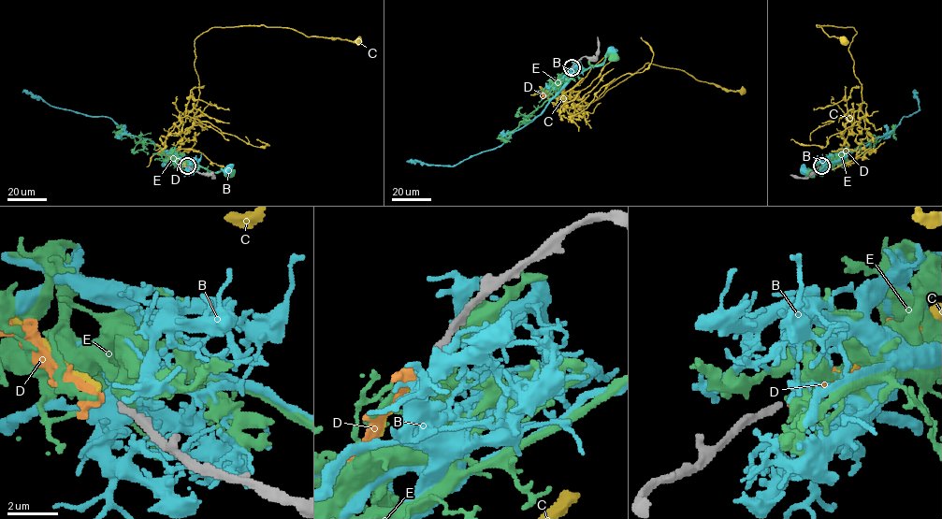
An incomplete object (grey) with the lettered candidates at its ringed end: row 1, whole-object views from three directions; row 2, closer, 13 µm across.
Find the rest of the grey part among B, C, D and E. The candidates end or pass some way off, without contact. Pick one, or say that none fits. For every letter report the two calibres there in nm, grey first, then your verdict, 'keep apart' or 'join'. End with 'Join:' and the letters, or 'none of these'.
B: calibres 260 and 160 nm; keep apart
C: calibres 260 and 180 nm; keep apart
D: calibres 260 and 320 nm; join
E: calibres 260 and 190 nm; keep apart
Join: D

